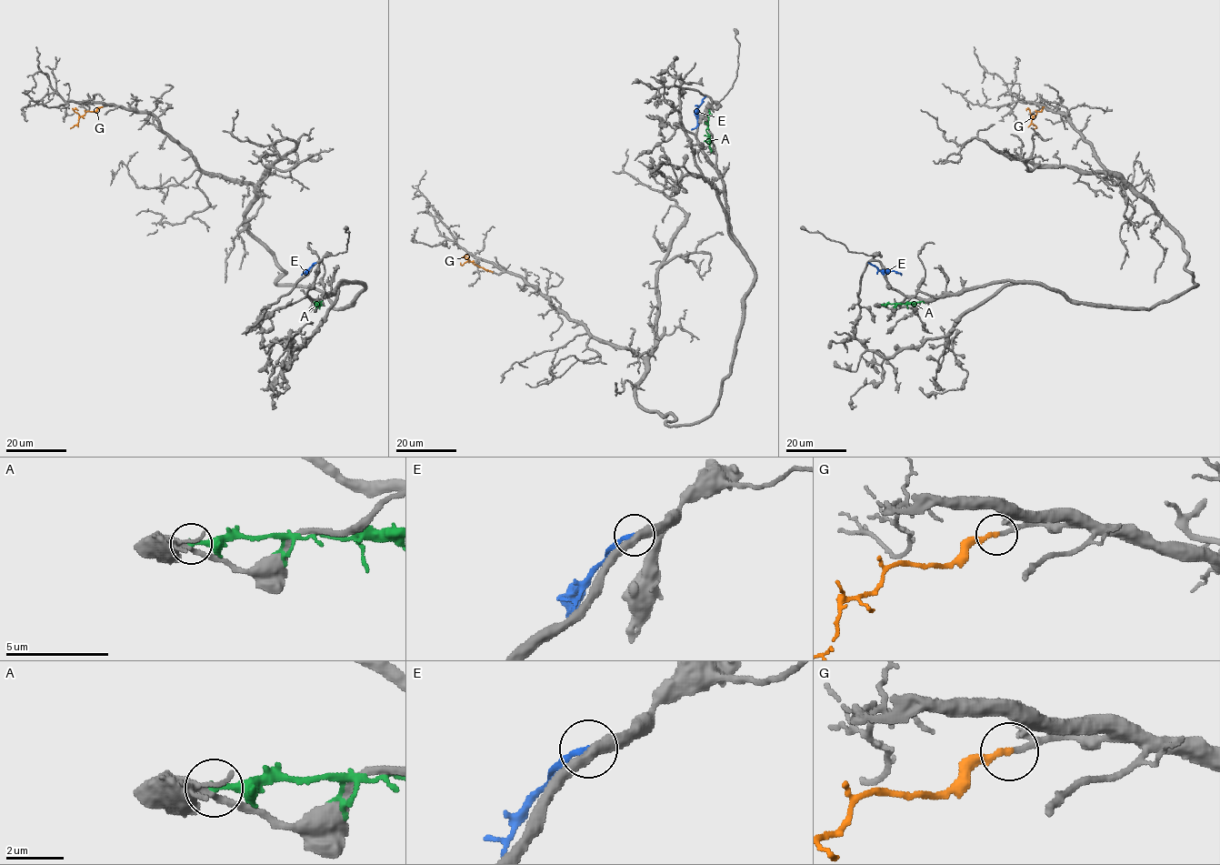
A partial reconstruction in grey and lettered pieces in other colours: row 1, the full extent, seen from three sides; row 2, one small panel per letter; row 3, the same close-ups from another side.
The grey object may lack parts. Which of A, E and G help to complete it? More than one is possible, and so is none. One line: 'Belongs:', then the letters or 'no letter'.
Belongs: G

